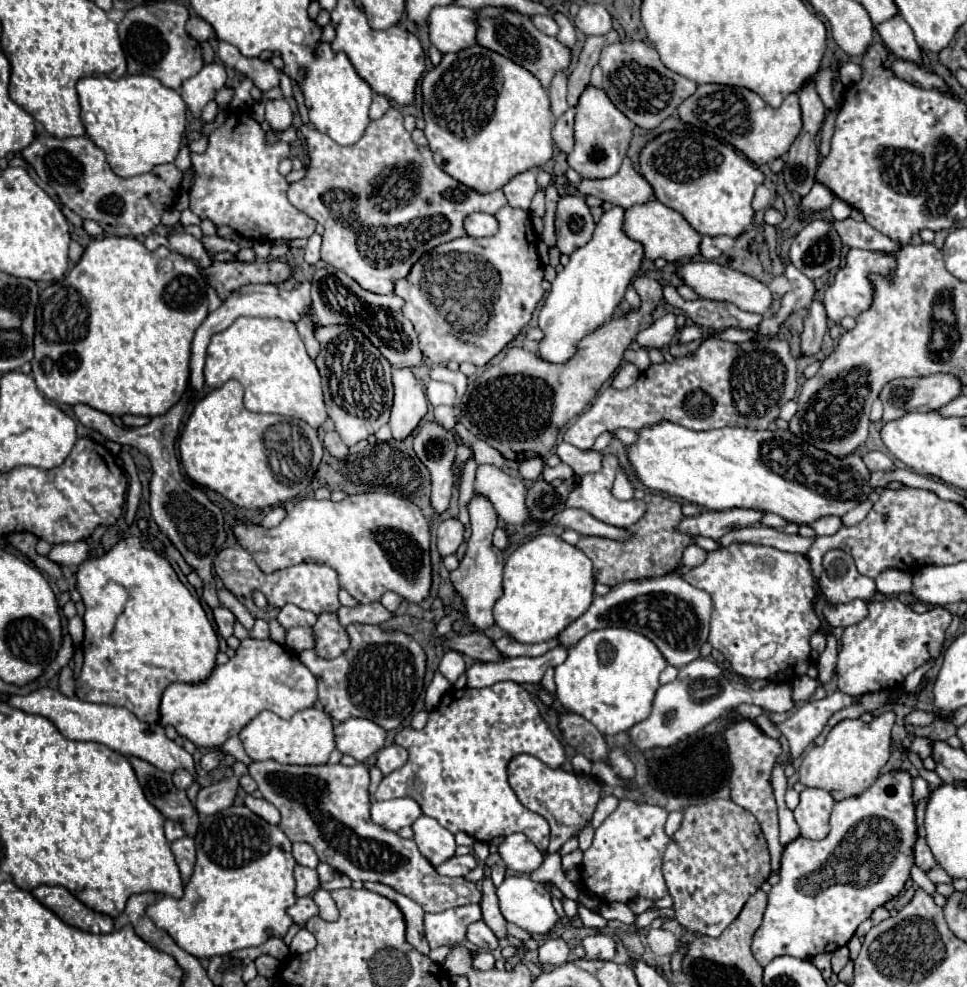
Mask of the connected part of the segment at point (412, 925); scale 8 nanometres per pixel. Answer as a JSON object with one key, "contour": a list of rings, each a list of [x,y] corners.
{"contour":[[[363,883],[363,887],[369,889],[369,891],[375,891],[379,895],[385,895],[387,899],[391,899],[401,909],[401,913],[405,917],[405,925],[407,925],[407,941],[417,951],[421,951],[421,953],[427,955],[429,953],[429,943],[427,943],[427,939],[423,935],[423,913],[425,911],[413,899],[397,893],[395,889],[387,887],[383,883]]]}

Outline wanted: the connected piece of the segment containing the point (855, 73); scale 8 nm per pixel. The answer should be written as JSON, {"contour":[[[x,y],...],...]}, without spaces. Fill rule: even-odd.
{"contour":[[[849,61],[841,66],[839,70],[840,81],[845,86],[848,87],[852,83],[857,83],[862,77],[862,70],[860,66]]]}

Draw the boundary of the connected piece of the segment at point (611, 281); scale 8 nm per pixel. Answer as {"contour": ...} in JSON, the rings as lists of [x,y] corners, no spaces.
{"contour":[[[613,207],[605,211],[595,227],[593,239],[585,247],[577,249],[563,271],[557,273],[539,311],[539,329],[543,331],[543,339],[539,341],[537,355],[541,359],[549,363],[567,363],[575,355],[579,341],[613,317],[613,311],[621,303],[623,293],[639,271],[643,259],[643,245],[629,239],[621,227],[623,209]]]}

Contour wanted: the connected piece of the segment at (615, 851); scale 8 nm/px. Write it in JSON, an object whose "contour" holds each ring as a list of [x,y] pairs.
{"contour":[[[621,799],[619,807],[595,829],[593,845],[583,855],[579,867],[583,889],[599,897],[603,903],[629,903],[639,897],[657,901],[665,897],[669,891],[661,865],[667,843],[671,841],[665,833],[667,815],[667,809],[659,805]]]}

